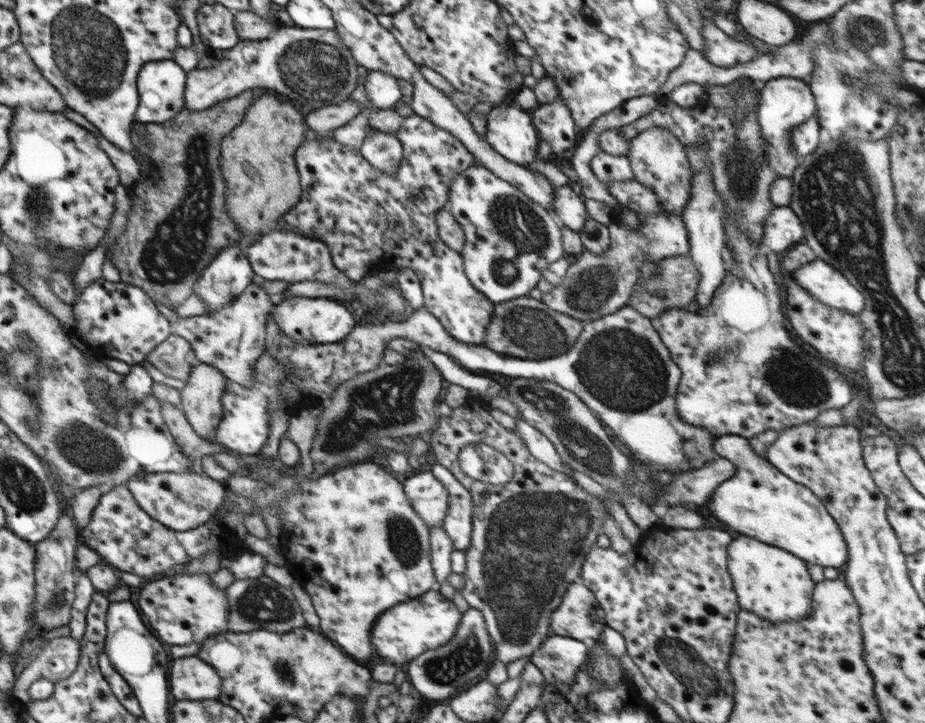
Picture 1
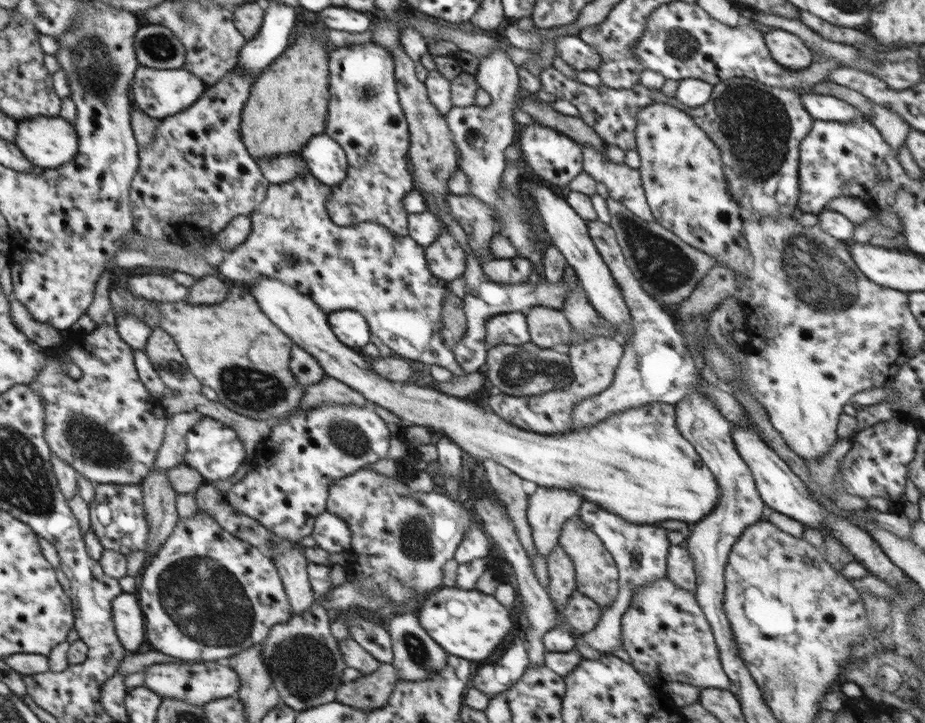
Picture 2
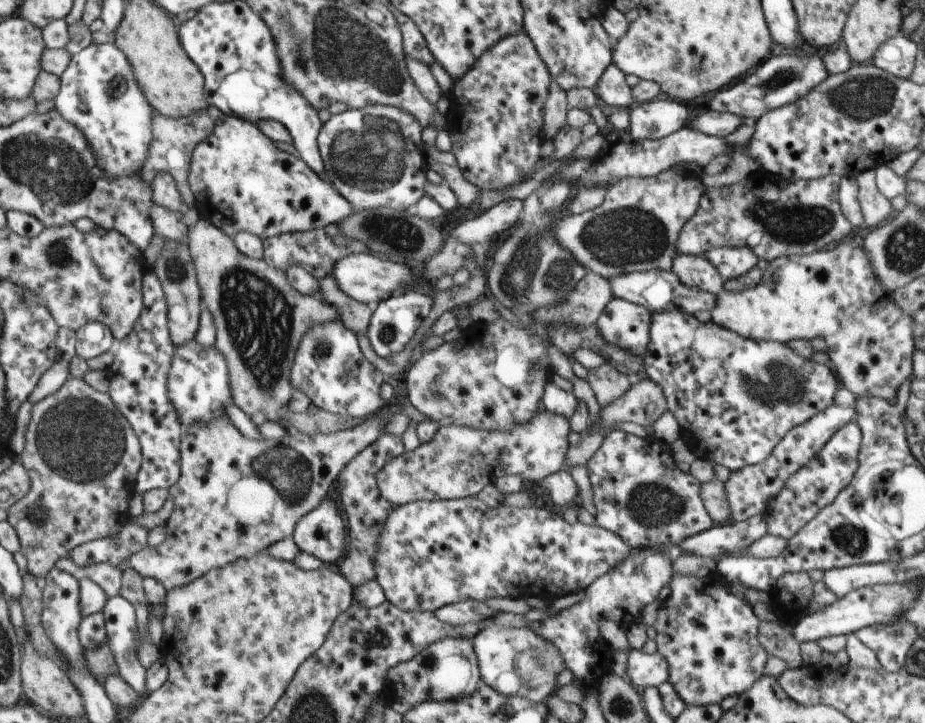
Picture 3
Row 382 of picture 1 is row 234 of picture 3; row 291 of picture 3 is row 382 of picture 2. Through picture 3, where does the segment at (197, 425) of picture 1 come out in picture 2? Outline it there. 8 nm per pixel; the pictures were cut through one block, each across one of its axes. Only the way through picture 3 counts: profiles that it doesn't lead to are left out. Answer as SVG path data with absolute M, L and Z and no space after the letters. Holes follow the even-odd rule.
M233 284L226 298L213 305L159 302L164 329L178 345L192 374L210 386L226 408L266 420L283 417L298 407L306 388L290 372L290 339L276 326L245 286Z

